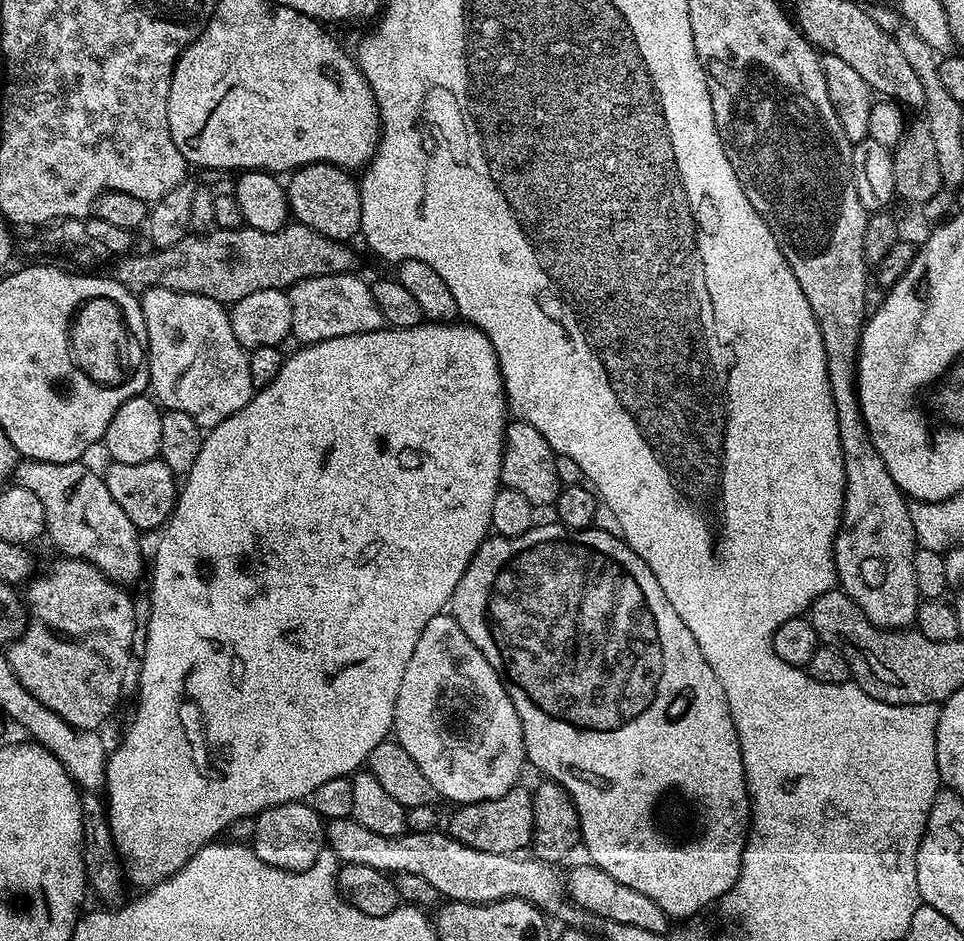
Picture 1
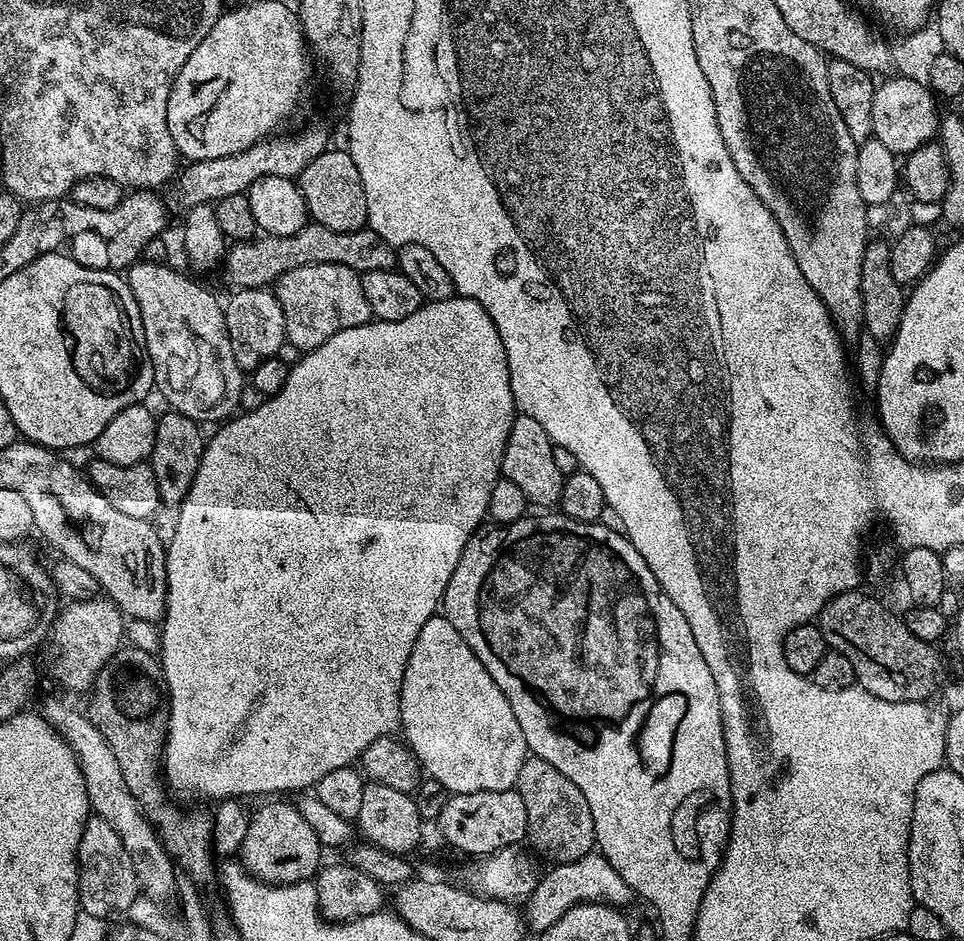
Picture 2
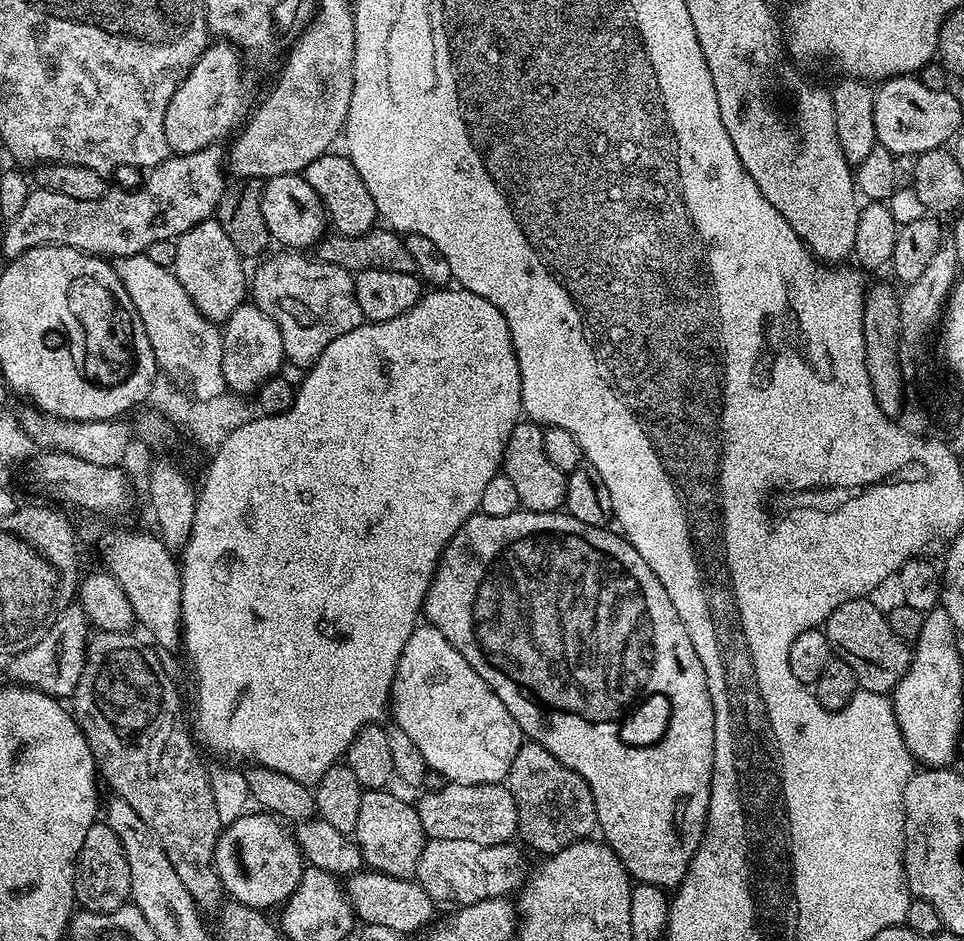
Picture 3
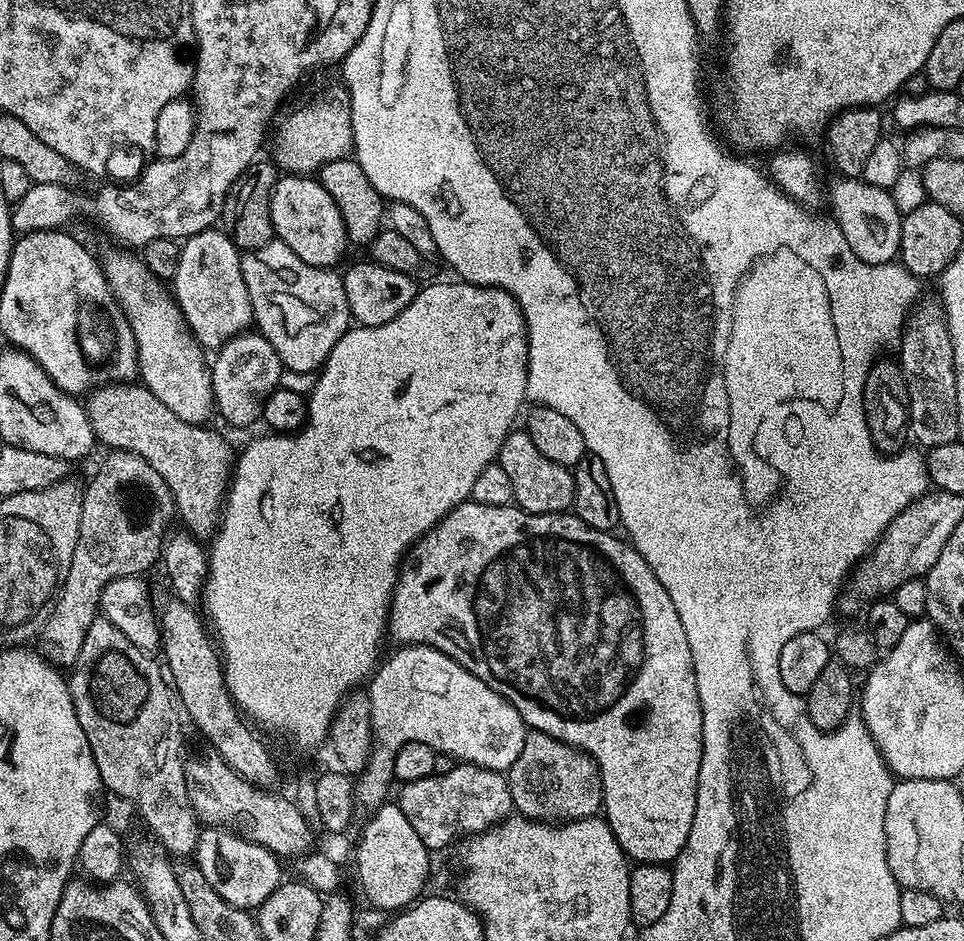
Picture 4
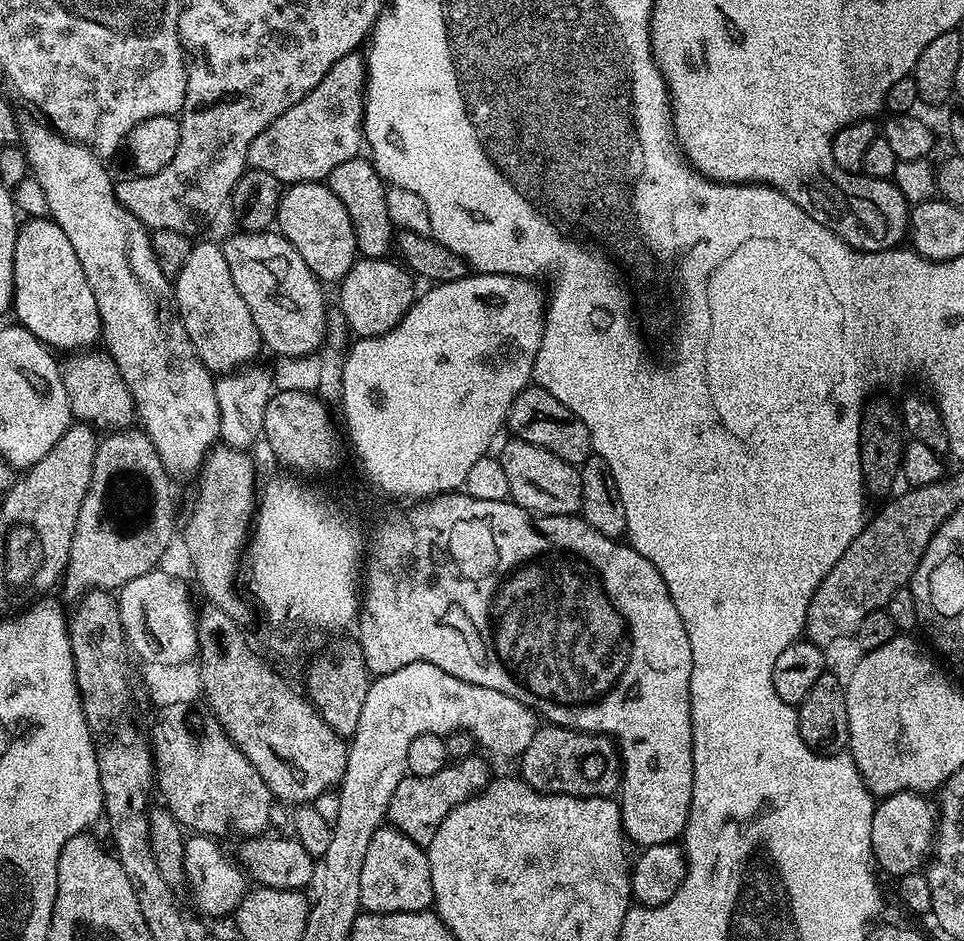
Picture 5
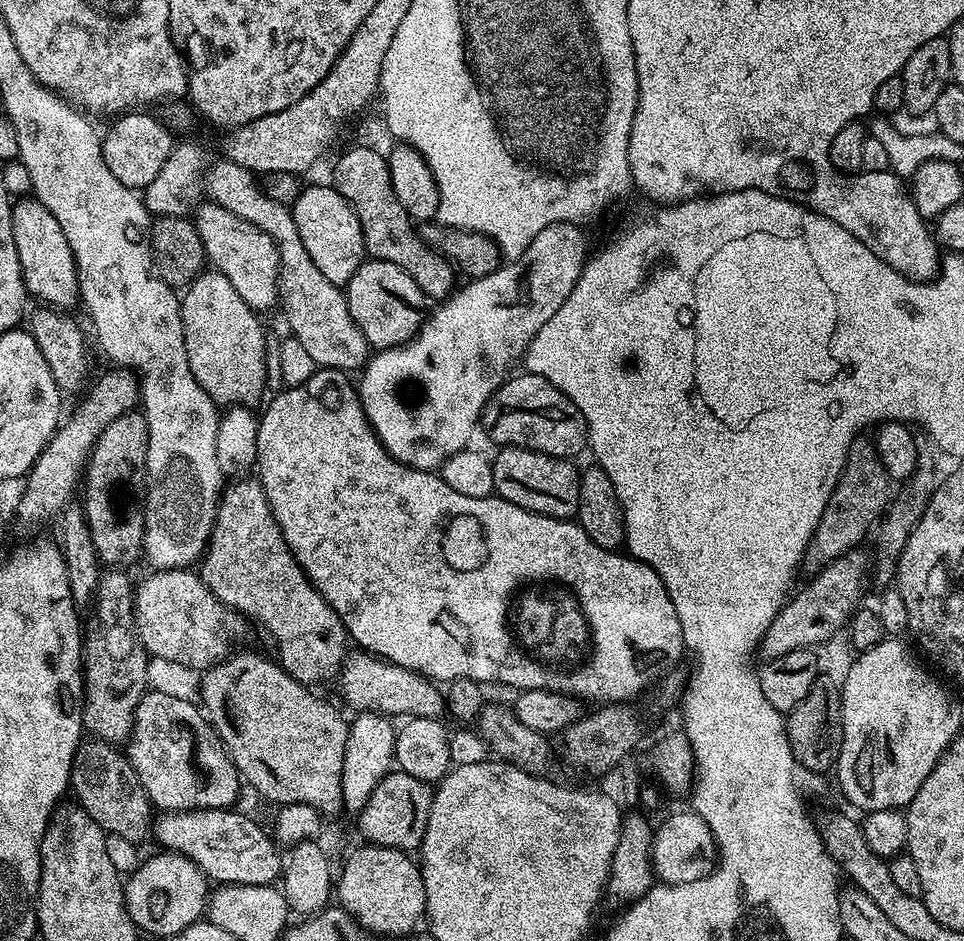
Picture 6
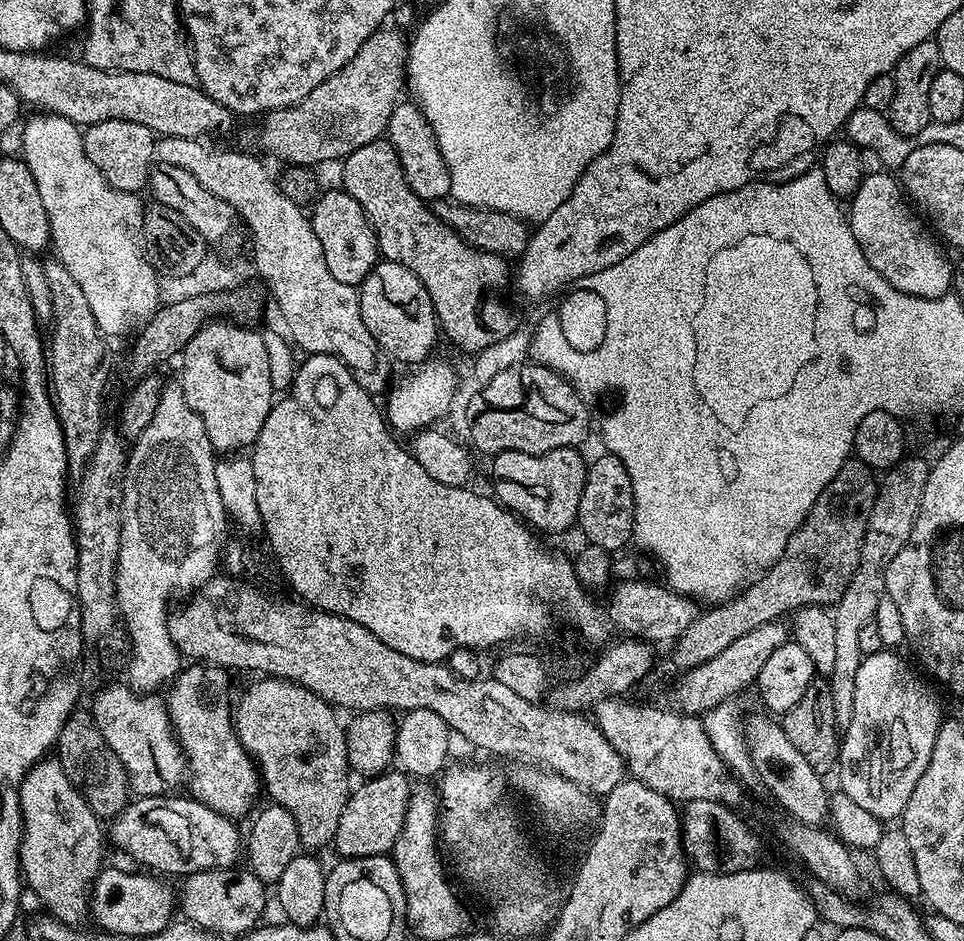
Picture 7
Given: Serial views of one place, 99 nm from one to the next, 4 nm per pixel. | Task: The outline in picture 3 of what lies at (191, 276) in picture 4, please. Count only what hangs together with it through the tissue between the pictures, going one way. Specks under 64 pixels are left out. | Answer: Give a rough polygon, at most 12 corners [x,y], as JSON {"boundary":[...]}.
{"boundary":[[219,220],[176,240],[182,290],[220,326],[245,303],[245,261]]}

